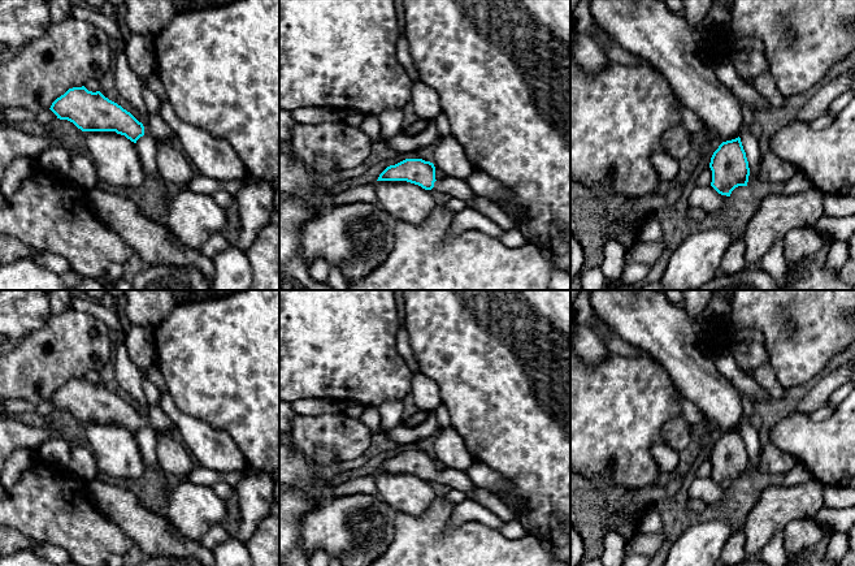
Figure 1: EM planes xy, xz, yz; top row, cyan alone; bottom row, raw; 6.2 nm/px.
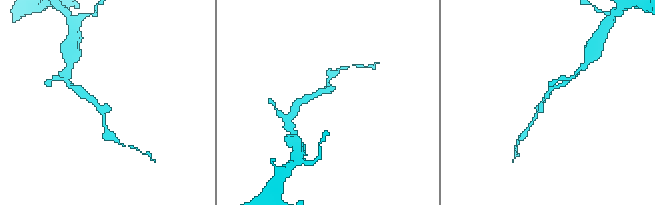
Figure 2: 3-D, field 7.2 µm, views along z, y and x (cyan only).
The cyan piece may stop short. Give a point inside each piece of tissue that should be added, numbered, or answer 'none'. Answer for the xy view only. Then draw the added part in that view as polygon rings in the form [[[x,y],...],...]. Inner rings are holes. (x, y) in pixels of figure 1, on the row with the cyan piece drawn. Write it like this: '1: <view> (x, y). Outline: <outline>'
1: xy (155, 126). Outline: [[[160,115],[149,116],[147,122],[143,124],[143,126],[144,126],[144,134],[151,135],[157,142],[164,141],[164,139],[177,141],[175,133],[162,120]]]

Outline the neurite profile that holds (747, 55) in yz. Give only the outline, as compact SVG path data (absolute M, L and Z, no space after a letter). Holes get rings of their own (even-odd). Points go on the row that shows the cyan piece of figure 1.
M758 38L737 39L728 57L742 78L755 78L769 69L764 43Z

